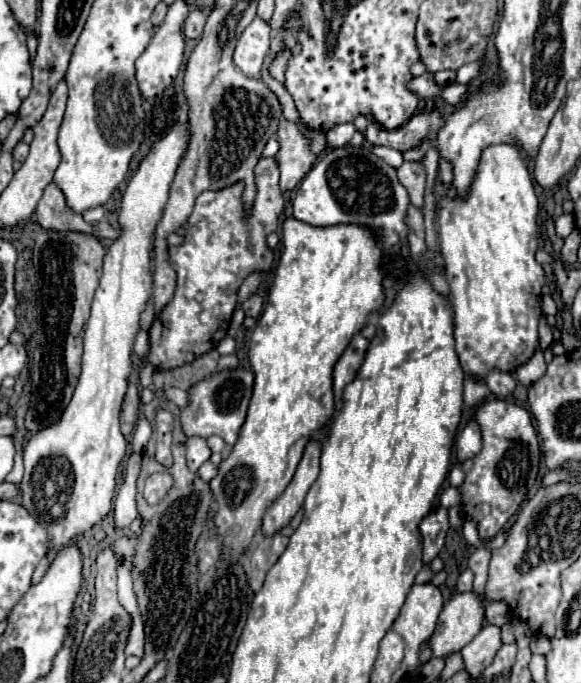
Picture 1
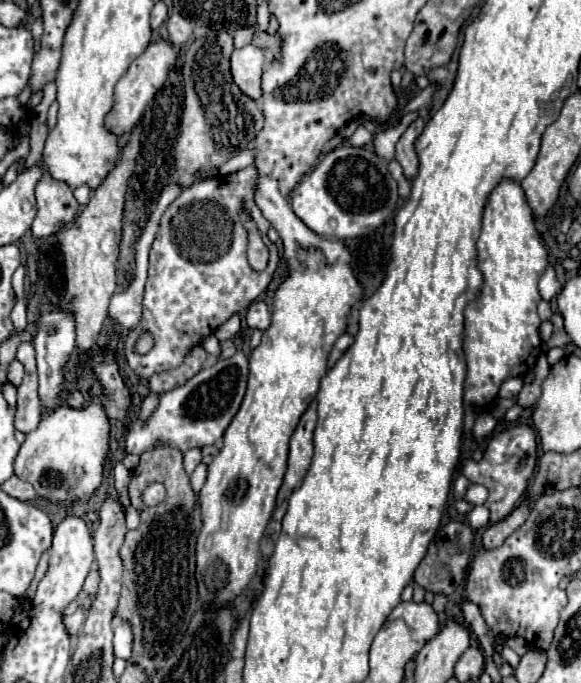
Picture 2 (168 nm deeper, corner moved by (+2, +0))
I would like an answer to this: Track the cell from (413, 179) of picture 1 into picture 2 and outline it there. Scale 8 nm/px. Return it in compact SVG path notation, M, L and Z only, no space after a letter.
M412 123L396 143L396 161L402 165L406 179L416 177L416 165L420 165L414 149L416 137L420 137L420 133L422 133L422 127L418 127L418 123Z

